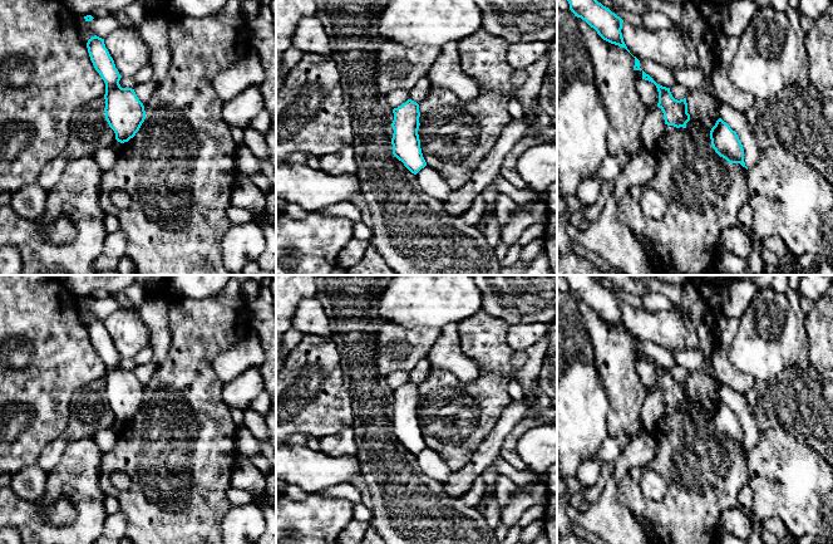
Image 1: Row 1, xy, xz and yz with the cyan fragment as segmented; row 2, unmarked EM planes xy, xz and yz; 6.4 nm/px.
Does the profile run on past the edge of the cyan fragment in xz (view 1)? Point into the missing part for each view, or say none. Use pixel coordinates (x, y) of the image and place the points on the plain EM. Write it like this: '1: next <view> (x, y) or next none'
1: next none

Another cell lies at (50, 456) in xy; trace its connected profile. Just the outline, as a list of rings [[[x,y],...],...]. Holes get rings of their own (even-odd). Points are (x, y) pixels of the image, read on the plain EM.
[[[64,436],[48,445],[39,455],[36,464],[46,472],[51,471],[61,460],[69,440],[69,437]]]

